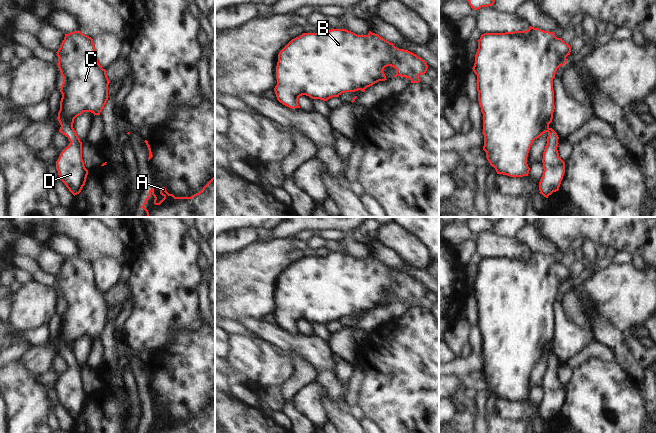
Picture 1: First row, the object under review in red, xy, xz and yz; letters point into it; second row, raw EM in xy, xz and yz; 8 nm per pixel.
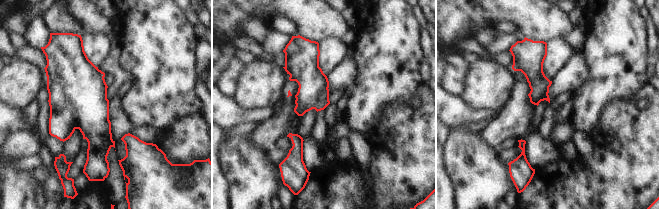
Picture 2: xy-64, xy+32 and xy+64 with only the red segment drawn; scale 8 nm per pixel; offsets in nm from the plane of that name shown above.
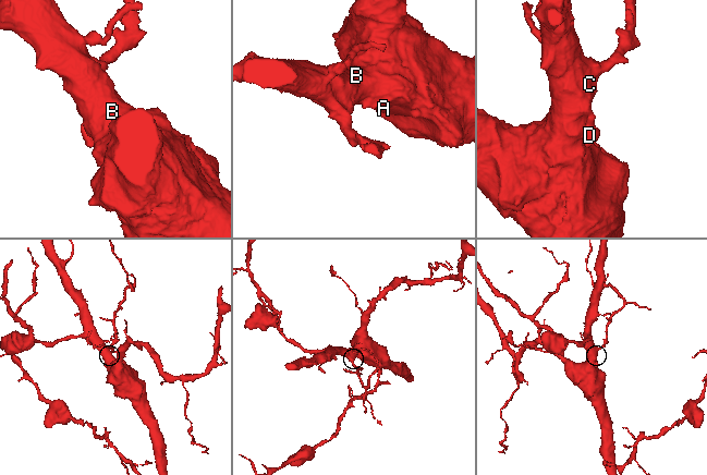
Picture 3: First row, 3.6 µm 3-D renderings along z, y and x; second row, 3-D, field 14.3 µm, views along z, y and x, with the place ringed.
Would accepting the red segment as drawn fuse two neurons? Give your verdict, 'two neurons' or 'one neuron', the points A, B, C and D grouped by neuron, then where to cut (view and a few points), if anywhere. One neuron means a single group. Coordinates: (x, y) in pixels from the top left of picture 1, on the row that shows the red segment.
one neuron | A B C D | no cut

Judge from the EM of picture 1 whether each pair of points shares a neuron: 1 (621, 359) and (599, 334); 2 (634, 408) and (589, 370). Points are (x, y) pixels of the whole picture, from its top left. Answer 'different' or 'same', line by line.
1: same
2: same

